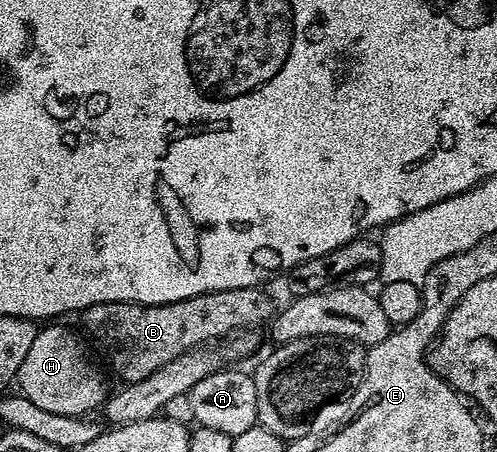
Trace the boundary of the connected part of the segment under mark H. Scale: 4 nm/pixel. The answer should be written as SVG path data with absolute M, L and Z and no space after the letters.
M57 323L39 328L24 363L20 363L16 385L21 396L32 399L36 407L52 411L52 415L72 415L86 417L93 409L101 410L108 396L106 381L98 370L96 362L90 358L86 345L74 334L73 328Z

